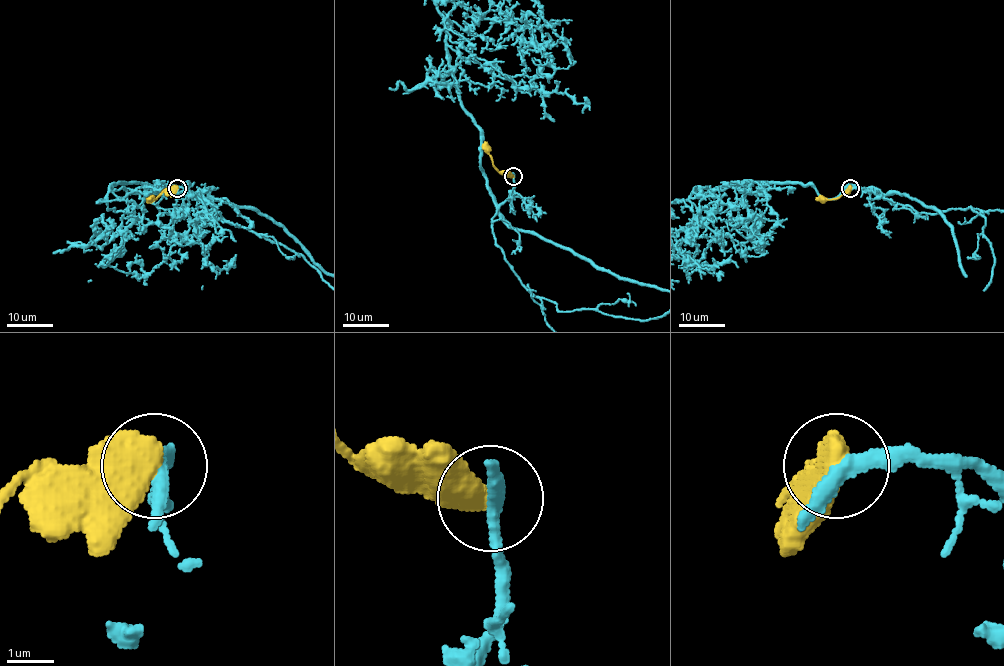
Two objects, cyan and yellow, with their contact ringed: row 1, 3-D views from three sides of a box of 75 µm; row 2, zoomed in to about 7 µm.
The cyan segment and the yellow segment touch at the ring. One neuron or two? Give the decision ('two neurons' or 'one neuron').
two neurons

